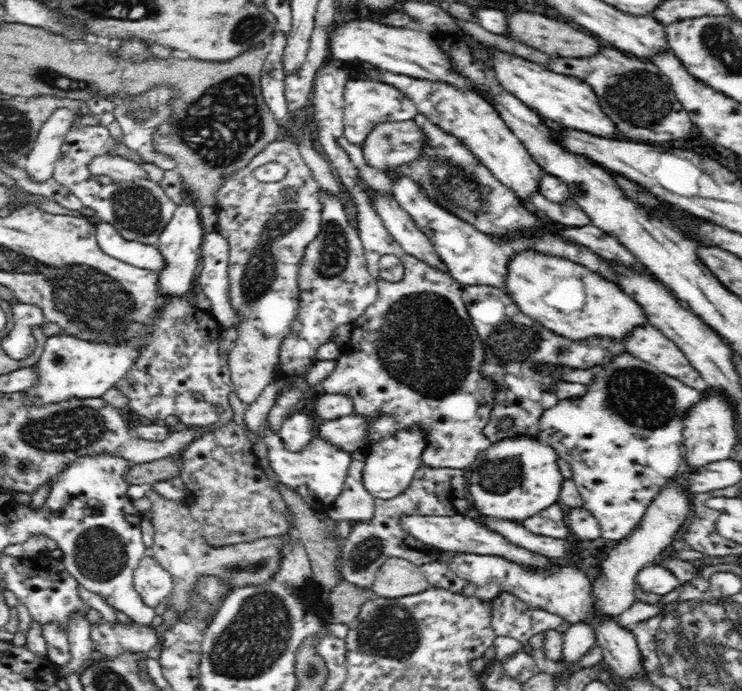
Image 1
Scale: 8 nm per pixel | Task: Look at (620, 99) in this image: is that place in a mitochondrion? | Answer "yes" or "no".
yes

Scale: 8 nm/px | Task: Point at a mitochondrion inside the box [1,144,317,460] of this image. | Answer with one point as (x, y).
(75, 428)

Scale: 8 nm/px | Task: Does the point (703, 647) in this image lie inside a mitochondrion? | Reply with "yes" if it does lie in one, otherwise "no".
yes

